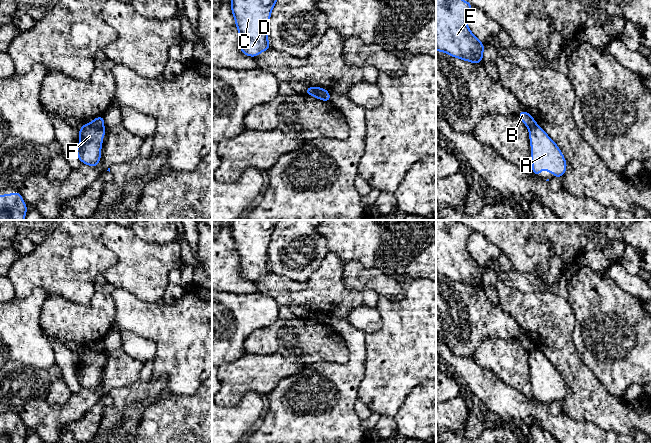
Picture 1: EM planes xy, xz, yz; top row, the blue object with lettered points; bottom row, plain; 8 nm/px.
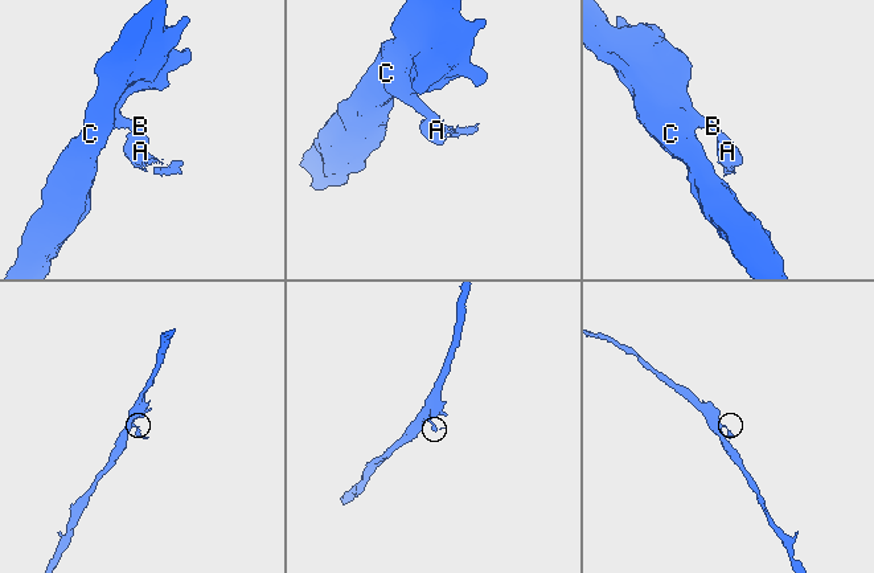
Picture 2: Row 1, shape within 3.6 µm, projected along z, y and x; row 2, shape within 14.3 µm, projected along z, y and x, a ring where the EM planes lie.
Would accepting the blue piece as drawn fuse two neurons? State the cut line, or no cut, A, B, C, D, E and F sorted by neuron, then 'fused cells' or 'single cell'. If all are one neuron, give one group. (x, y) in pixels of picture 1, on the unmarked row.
cut in xy along (91, 346), (103, 351); A F / B C D E; fused cells

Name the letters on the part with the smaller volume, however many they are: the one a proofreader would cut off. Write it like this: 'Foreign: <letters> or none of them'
Foreign: A, F

